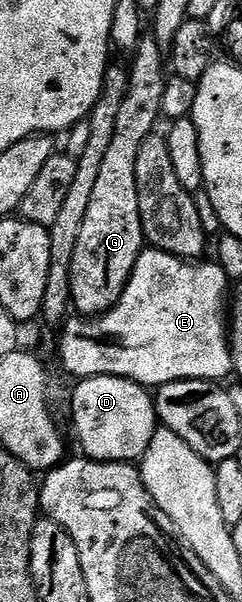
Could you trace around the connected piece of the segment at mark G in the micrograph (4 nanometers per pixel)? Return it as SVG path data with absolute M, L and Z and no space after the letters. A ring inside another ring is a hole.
M151 33L144 34L130 59L129 89L125 101L121 101L113 142L101 164L89 210L85 212L85 222L77 237L77 250L73 253L71 302L74 310L83 317L103 315L119 304L139 254L145 249L137 201L137 153L141 151L141 145L145 145L145 137L152 135L158 128L155 126L161 123L161 97L165 97L169 71L165 66L165 48Z

